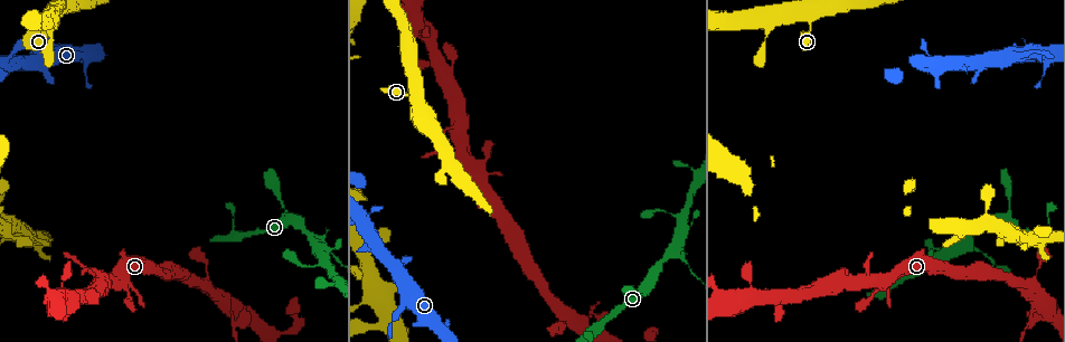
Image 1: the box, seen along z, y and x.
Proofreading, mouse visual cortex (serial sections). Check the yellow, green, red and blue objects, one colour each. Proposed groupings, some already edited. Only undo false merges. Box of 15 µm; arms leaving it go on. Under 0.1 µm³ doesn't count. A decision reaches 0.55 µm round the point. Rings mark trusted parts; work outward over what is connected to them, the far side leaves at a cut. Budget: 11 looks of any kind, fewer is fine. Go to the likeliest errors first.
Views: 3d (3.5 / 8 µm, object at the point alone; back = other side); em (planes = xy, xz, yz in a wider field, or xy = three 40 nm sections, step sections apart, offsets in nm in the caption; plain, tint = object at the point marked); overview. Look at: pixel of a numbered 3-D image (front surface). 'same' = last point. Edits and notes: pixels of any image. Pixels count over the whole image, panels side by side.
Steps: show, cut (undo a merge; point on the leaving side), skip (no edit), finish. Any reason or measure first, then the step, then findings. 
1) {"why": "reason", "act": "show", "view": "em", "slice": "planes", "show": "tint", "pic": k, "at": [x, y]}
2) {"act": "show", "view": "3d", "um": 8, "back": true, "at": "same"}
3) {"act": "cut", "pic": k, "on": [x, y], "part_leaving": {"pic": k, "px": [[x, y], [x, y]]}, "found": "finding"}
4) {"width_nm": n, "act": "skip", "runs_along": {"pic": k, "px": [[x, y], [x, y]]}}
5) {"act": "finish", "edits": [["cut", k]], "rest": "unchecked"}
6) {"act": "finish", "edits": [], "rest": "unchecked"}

{"why": "three arms meet", "act": "show", "view": "3d", "um": 3.5, "pic": 1, "at": [672, 251]}

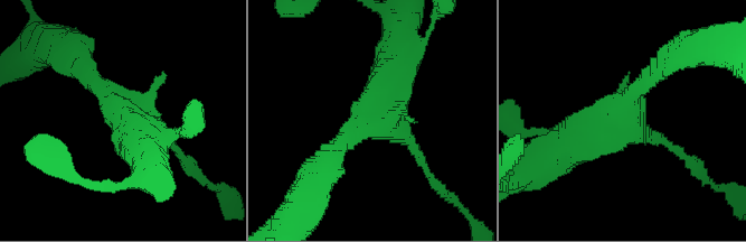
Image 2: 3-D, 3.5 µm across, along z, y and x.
{"act": "show", "view": "em", "slice": "planes", "show": "tint", "pic": 2, "at": [373, 115]}

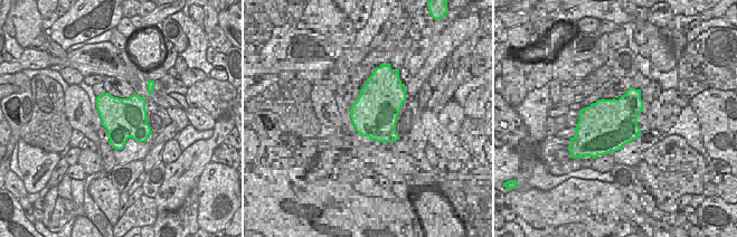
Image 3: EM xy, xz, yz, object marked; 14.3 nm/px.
{"act": "skip", "found": "one cell here"}

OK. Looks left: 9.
{"why": "small branch off a trunk", "act": "show", "view": "3d", "um": 8, "pic": 1, "at": [809, 19]}

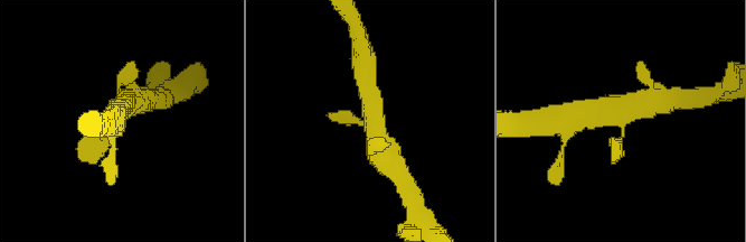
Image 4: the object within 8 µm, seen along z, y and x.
{"act": "show", "view": "3d", "um": 3.5, "pic": 4, "at": [624, 123]}

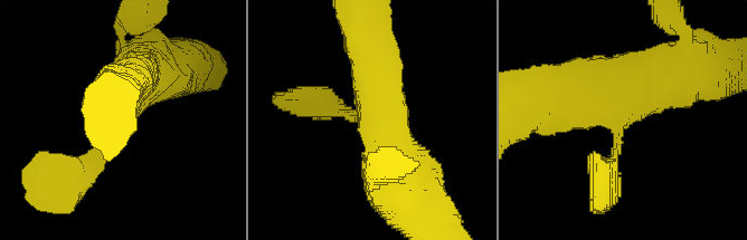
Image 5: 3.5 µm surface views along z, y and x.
{"act": "show", "view": "em", "slice": "xy", "step": 2, "show": "tint", "pic": 5, "at": [618, 121]}

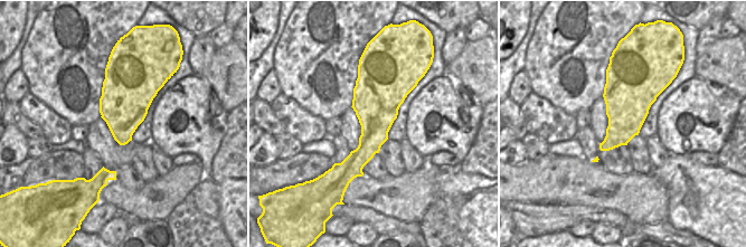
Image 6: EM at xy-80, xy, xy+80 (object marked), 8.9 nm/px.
{"arms": 4, "act": "skip", "runs_along": {"pic": 5, "px": [[77, 178], [105, 154], [140, 75]]}, "found": "continuous, no second cell"}

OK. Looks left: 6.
{"why": "a fork", "act": "show", "view": "3d", "um": 8, "pic": 1, "at": [936, 72]}

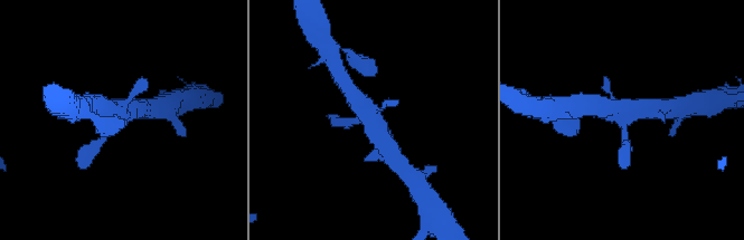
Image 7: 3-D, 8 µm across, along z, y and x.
{"why": "need the tissue", "act": "show", "view": "em", "slice": "xy", "step": 5, "show": "tint", "pic": 7, "at": [625, 118]}

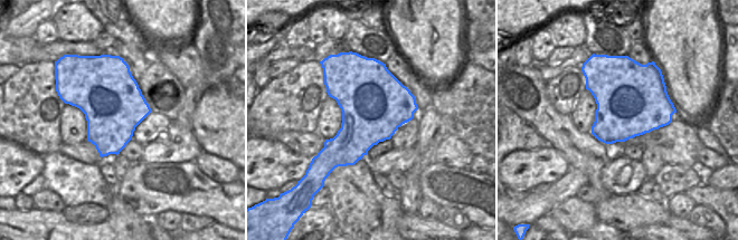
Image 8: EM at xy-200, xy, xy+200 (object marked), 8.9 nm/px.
{"act": "skip", "found": "continuous, no second cell"}

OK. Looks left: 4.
{"why": "sudden change in width", "act": "show", "view": "3d", "um": 3.5, "back": true, "pic": 1, "at": [52, 30]}

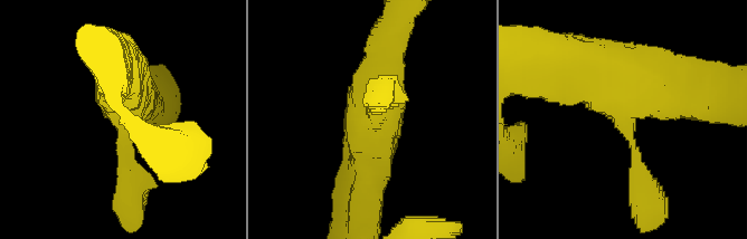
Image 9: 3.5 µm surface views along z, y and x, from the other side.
{"act": "show", "view": "em", "slice": "xy", "step": 2, "show": "tint", "pic": 9, "at": [624, 115]}

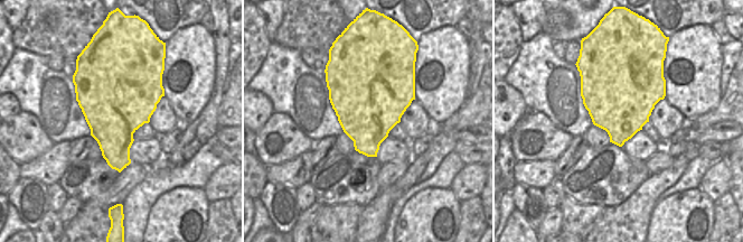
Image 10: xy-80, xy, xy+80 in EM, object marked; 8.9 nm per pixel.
{"width_nm": 700, "act": "skip", "runs_along": {"pic": 9, "px": [[560, 61], [698, 98]]}, "found": "one cell here"}

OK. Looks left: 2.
{"act": "finish", "edits": [], "rest": "unchecked"}

